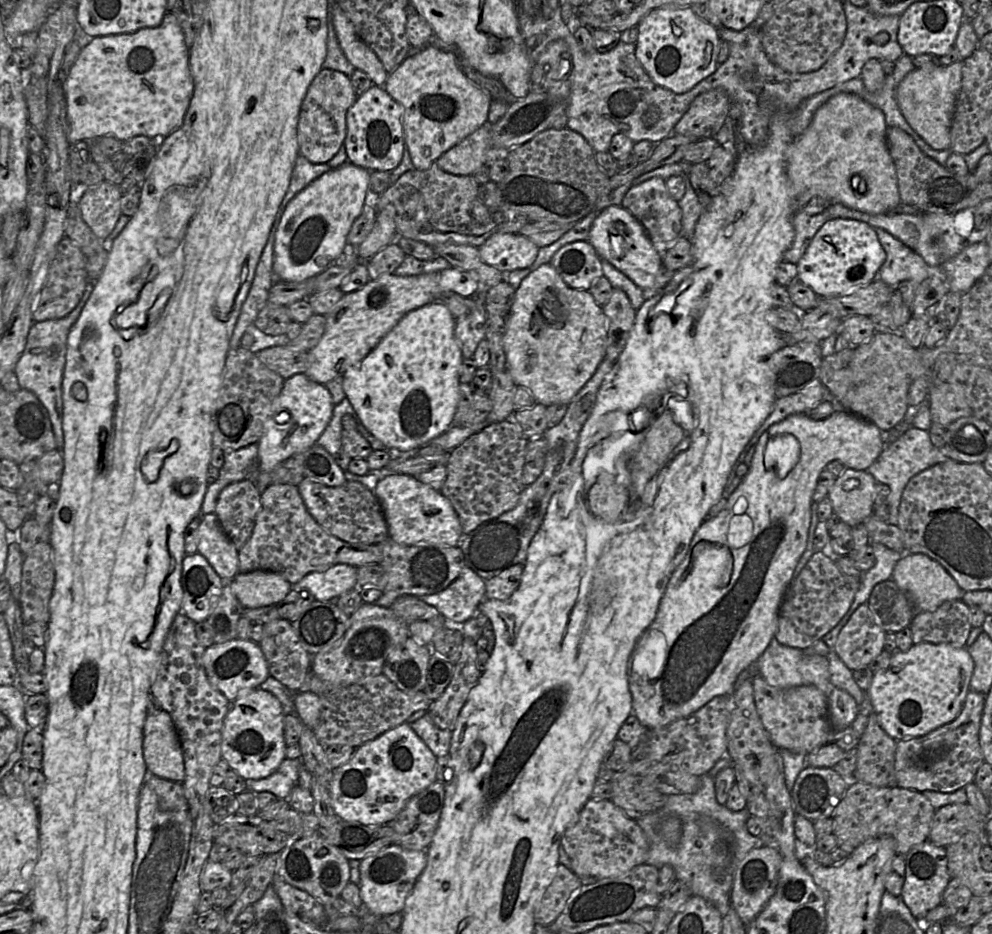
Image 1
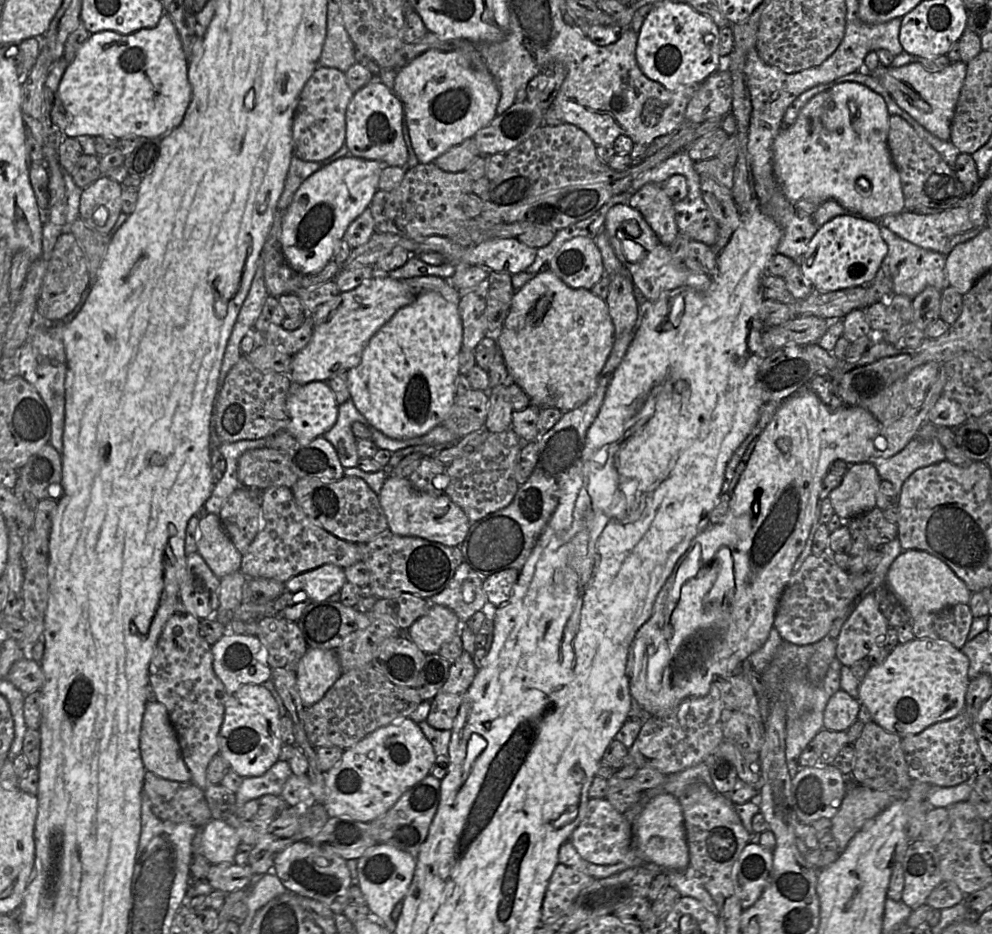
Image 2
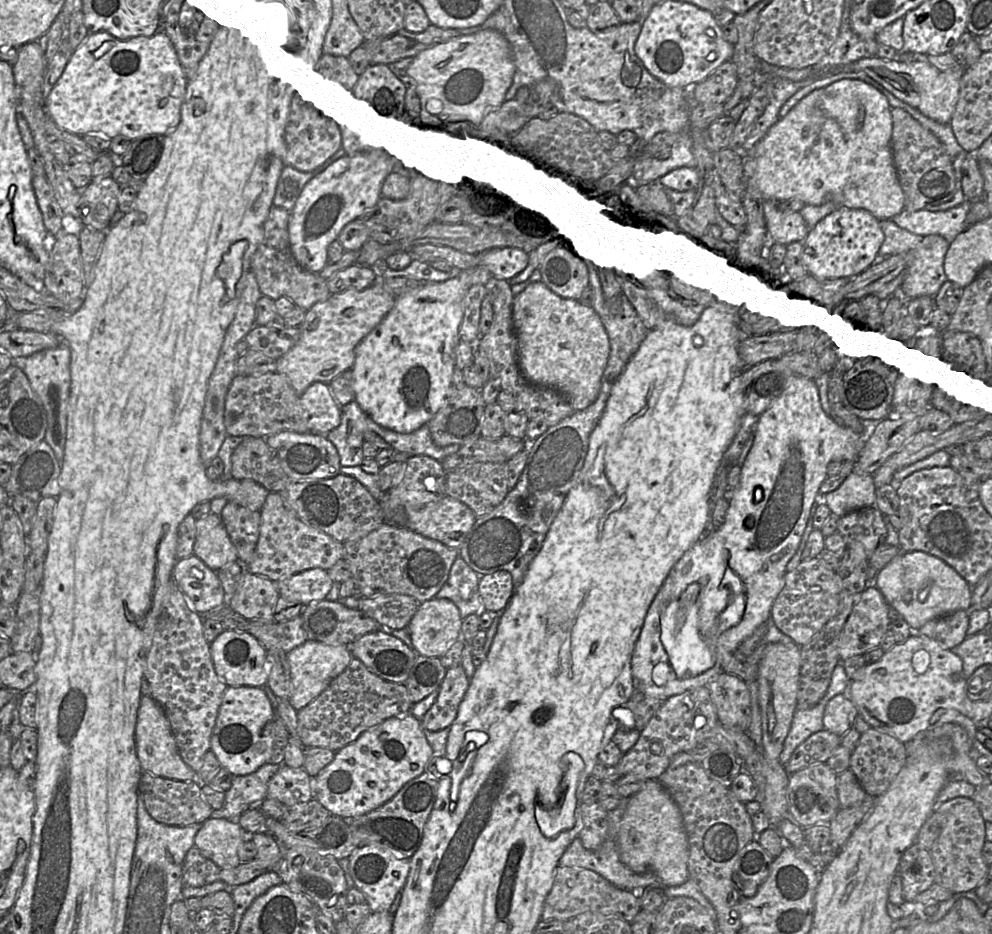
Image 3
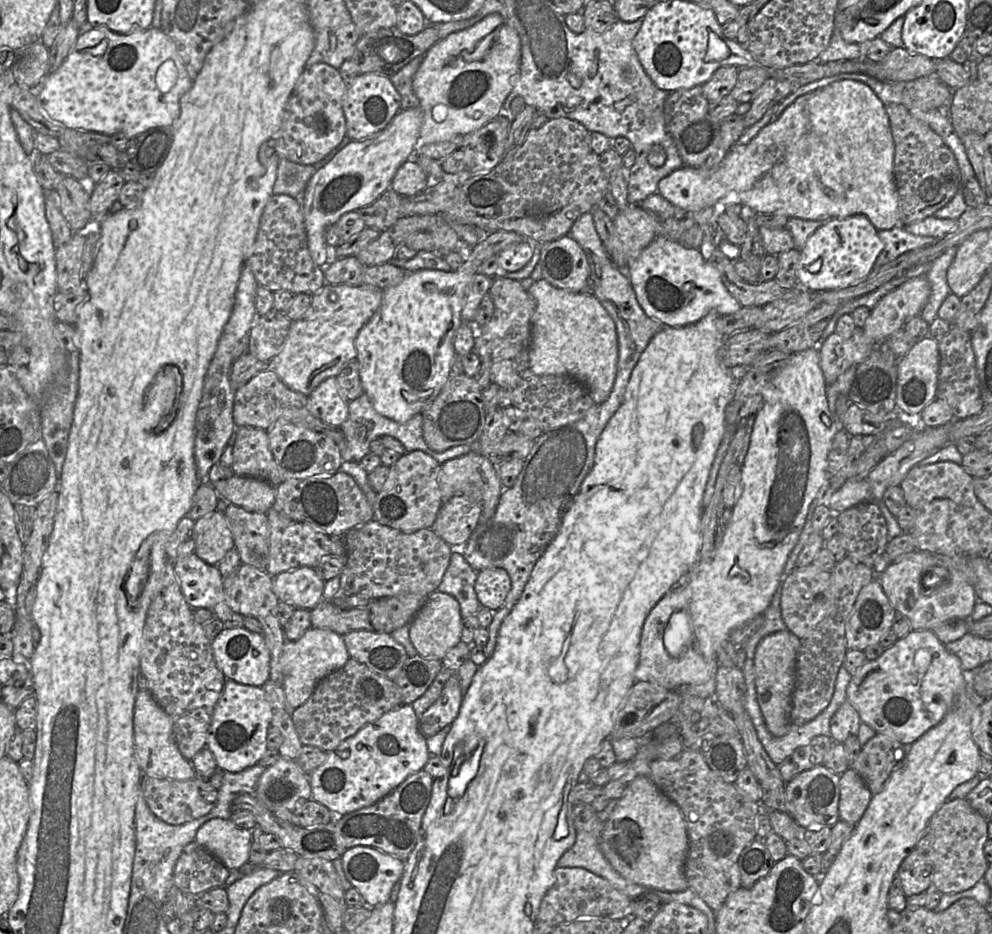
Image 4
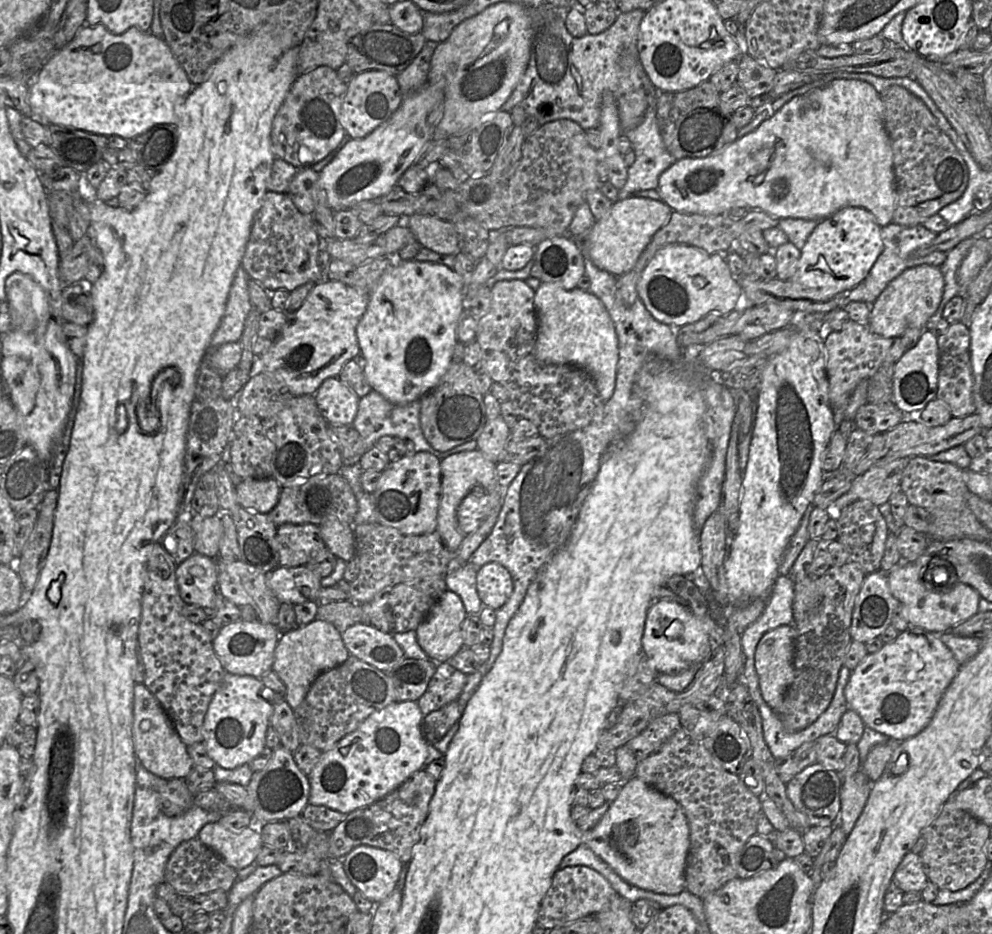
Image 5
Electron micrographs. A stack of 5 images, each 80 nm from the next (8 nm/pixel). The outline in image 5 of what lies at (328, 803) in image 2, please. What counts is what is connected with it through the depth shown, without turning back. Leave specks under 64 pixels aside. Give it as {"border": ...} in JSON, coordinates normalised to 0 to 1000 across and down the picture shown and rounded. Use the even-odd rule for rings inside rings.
{"border":[[[418,751],[397,752],[375,764],[360,781],[347,788],[339,798],[325,805],[324,812],[310,830],[310,860],[329,863],[346,872],[369,864],[402,843],[416,828],[427,823],[430,793],[425,785],[426,766]]]}

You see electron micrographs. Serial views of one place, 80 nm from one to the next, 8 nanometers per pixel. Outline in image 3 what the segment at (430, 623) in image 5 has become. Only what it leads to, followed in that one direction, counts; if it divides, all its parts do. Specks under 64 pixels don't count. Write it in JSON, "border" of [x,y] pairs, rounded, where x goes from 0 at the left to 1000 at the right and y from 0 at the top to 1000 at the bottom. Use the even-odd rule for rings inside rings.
{"border":[[[438,639],[425,645],[410,670],[420,700],[445,703],[465,683],[466,665],[462,650],[453,641]]]}

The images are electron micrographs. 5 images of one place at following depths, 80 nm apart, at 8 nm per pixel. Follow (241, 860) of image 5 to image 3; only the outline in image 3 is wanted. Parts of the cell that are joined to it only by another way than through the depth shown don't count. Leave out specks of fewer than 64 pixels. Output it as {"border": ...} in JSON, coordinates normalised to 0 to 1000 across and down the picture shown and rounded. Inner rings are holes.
{"border":[[[211,876],[198,893],[196,903],[205,916],[223,930],[236,929],[244,924],[241,907],[246,903],[246,890],[232,878]]]}

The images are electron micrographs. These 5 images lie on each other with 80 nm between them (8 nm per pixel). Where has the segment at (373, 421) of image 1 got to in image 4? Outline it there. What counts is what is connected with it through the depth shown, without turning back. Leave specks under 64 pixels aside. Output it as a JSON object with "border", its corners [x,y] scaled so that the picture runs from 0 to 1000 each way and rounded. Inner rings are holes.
{"border":[[[519,247],[493,249],[488,257],[477,263],[472,277],[460,289],[421,289],[412,292],[401,305],[385,309],[383,329],[363,352],[358,363],[363,408],[367,422],[372,425],[379,441],[401,453],[408,453],[418,443],[425,442],[438,429],[454,403],[459,380],[457,362],[465,346],[465,333],[474,302],[490,276],[527,258],[530,255]]]}

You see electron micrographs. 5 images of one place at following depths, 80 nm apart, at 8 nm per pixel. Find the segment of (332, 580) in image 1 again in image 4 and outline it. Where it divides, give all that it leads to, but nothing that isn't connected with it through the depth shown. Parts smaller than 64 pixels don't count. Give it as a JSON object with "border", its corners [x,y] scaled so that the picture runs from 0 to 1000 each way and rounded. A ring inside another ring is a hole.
{"border":[[[315,607],[290,610],[274,618],[275,633],[282,643],[314,653],[327,643],[328,623]]]}

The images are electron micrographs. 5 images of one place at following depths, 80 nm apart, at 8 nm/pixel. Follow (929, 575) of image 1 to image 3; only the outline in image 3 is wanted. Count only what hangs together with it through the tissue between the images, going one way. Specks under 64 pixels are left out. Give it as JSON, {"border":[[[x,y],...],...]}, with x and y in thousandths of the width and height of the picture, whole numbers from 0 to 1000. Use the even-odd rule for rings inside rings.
{"border":[[[908,590],[885,612],[882,626],[920,677],[940,663],[979,651],[980,628],[977,624],[953,601],[930,590]]]}

